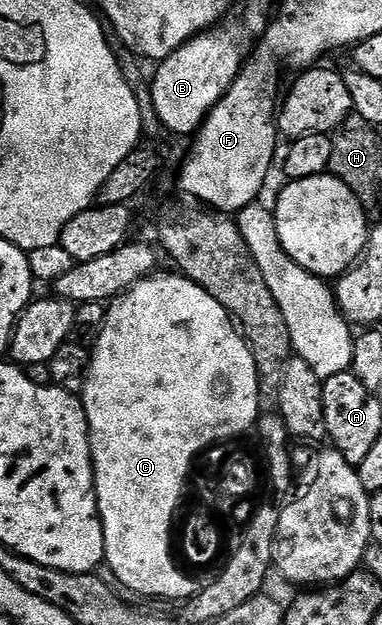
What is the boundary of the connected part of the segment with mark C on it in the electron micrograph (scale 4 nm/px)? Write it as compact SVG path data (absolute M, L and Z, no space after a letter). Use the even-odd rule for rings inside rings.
M154 273L146 279L141 279L134 287L129 288L123 295L118 295L104 308L105 320L101 323L101 332L97 335L97 344L92 344L91 354L89 357L89 372L85 378L85 388L79 393L81 404L85 406L85 416L89 422L89 444L91 445L91 453L93 454L93 480L95 481L95 489L97 490L97 511L101 514L101 524L105 530L105 563L107 567L113 570L113 575L118 579L116 582L120 584L126 592L134 591L137 595L154 595L157 599L181 599L187 601L193 595L193 583L185 583L185 579L181 579L181 575L177 575L177 571L173 571L173 567L169 567L169 559L171 553L165 551L165 527L169 527L169 518L173 512L173 503L177 503L177 494L181 492L181 475L185 475L185 463L189 463L189 455L194 455L197 452L197 447L202 447L203 444L209 443L209 439L218 439L218 437L228 437L229 431L242 431L245 428L245 423L257 421L258 416L262 414L260 407L259 381L257 380L255 358L252 357L252 351L245 342L244 336L235 326L233 319L230 318L228 311L225 311L223 305L219 301L215 301L210 293L205 292L195 281L184 277L181 273L175 275L161 275L162 273Z

